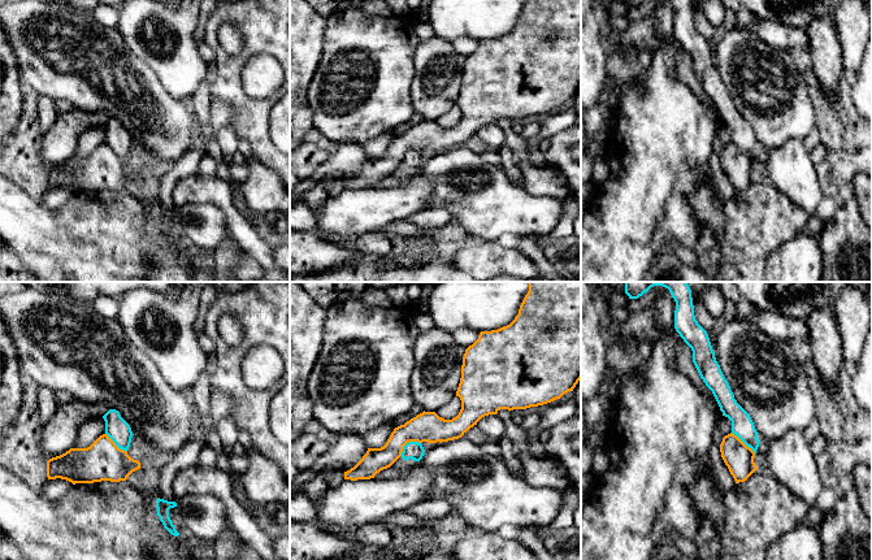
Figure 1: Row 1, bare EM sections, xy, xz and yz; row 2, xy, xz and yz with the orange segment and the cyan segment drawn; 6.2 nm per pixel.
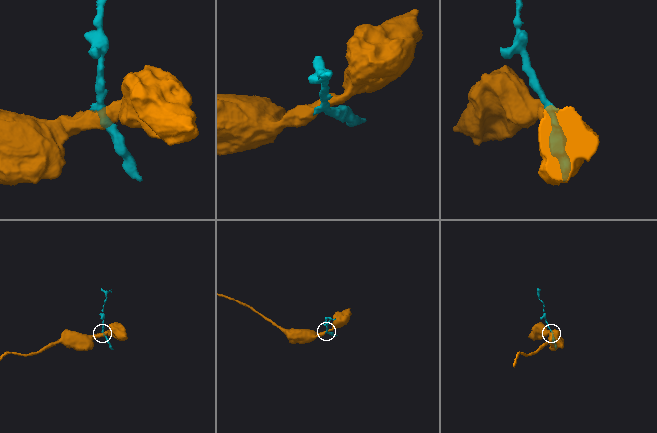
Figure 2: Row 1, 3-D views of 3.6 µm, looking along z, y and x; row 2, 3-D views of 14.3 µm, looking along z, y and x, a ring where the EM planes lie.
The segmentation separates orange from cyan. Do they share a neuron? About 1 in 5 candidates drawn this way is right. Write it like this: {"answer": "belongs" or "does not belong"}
{"answer": "does not belong"}

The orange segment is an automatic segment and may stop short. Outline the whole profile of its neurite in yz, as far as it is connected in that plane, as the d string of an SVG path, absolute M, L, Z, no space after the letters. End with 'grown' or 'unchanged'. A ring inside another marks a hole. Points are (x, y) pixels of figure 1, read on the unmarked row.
M733 142L723 147L720 161L736 192L745 191L758 178L755 161Z | unchanged

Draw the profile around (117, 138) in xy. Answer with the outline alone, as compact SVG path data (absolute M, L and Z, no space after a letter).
M109 118L103 127L105 130L105 143L116 152L118 157L127 160L134 144L130 134L116 118Z

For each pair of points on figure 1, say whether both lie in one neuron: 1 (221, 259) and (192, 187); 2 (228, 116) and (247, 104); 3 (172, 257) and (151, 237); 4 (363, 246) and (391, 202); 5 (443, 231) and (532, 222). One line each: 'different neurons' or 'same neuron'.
1: different neurons
2: different neurons
3: same neuron
4: different neurons
5: different neurons

